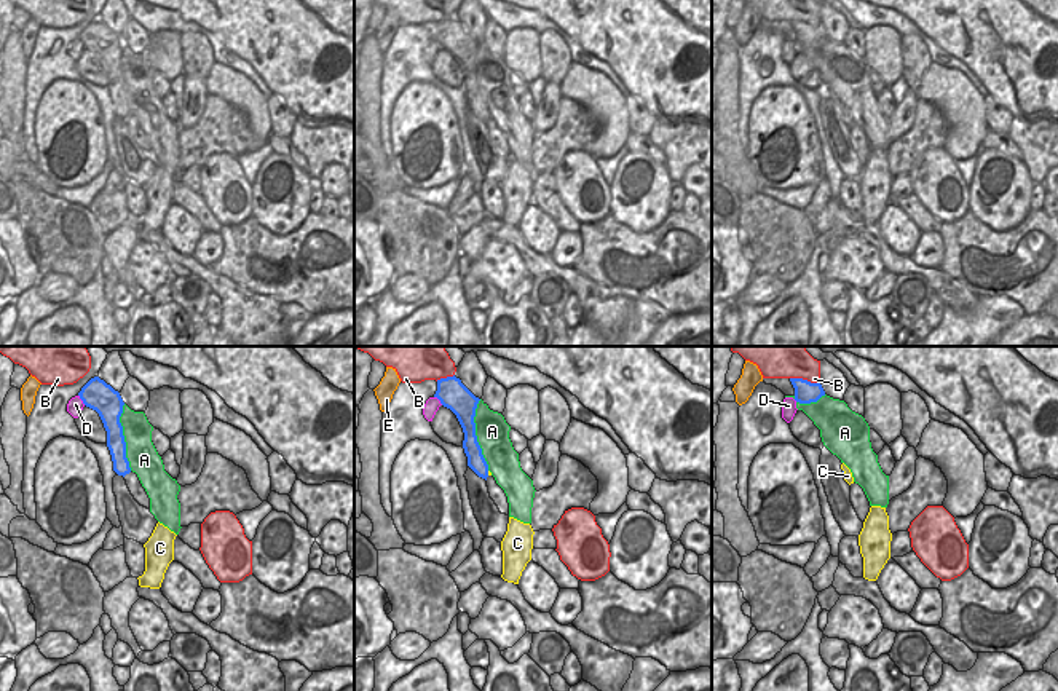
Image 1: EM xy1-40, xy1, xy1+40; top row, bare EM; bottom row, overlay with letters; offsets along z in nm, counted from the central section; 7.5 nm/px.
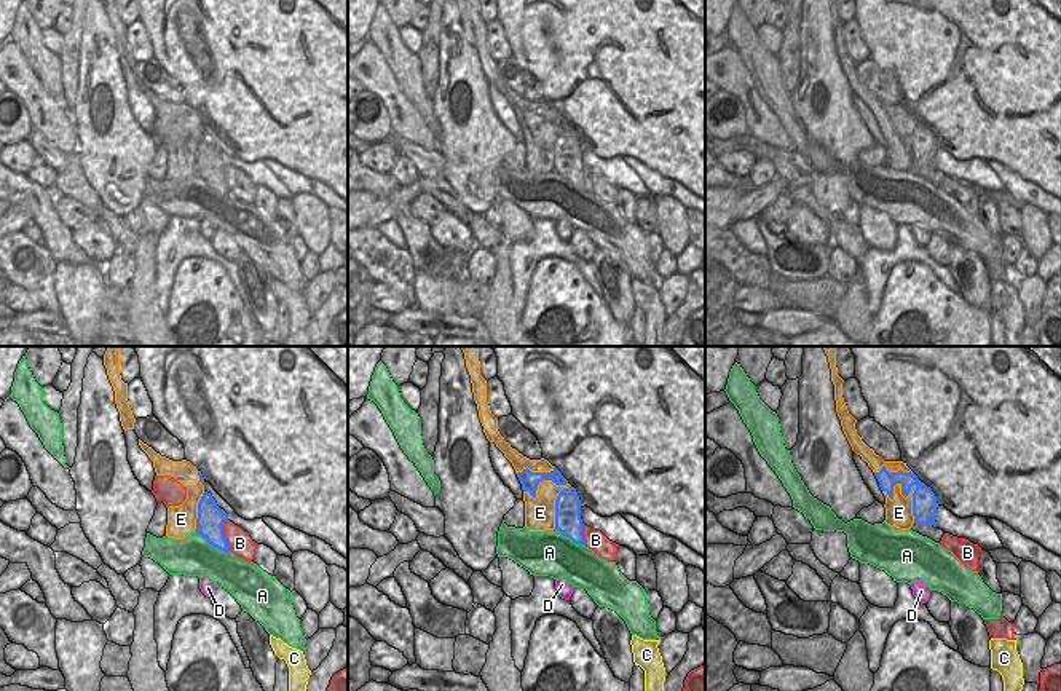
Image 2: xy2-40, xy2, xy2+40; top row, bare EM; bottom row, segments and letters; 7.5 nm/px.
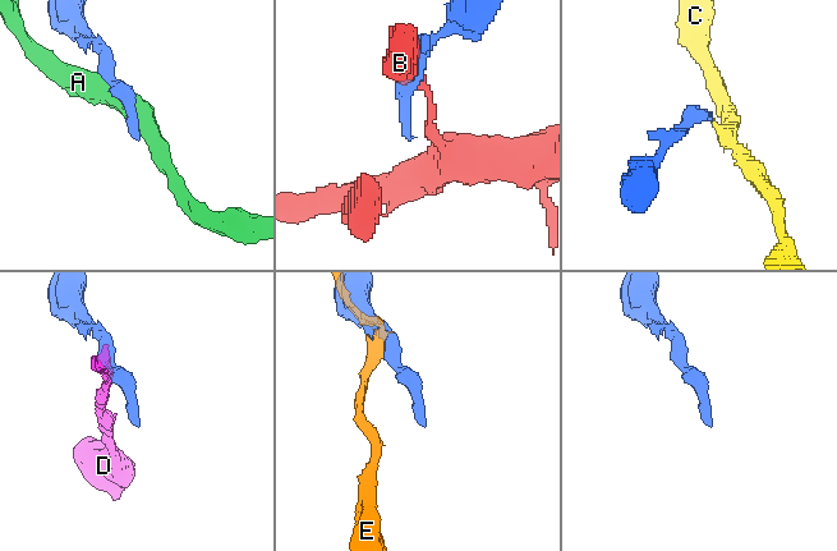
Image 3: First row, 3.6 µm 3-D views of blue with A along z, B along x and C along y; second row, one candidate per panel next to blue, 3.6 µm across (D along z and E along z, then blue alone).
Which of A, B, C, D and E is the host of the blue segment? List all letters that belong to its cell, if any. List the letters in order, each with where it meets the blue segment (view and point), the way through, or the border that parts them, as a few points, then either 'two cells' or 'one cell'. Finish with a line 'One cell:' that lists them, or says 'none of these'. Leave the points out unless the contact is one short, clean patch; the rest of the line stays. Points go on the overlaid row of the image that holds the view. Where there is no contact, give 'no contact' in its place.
A: xy1 (474, 434) | two cells
B: xy2-40 (224, 535) | two cells
C: xy1+40 (843, 473) | across xy1+40 (843, 471), (843, 473), (848, 476) | one cell
D: xy1-40 (80, 398) | along xy1-40 (78, 394), (85, 404) | two cells
E: xy2 (557, 497) | two cells
One cell: C

